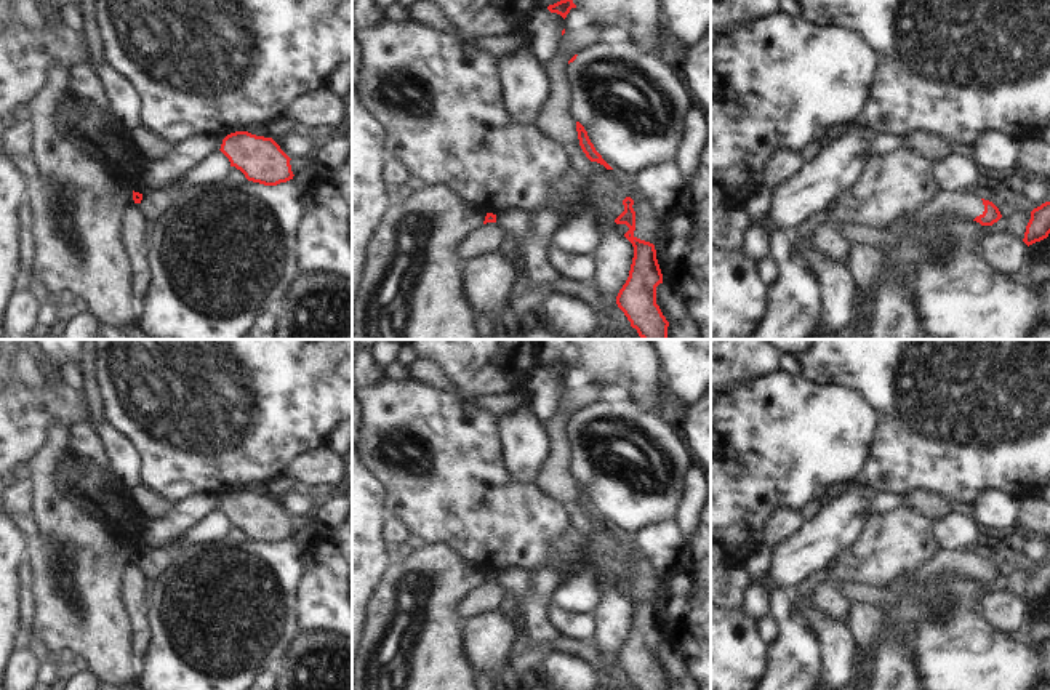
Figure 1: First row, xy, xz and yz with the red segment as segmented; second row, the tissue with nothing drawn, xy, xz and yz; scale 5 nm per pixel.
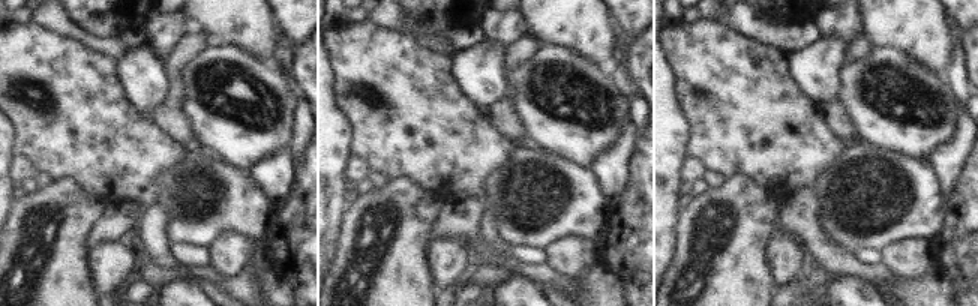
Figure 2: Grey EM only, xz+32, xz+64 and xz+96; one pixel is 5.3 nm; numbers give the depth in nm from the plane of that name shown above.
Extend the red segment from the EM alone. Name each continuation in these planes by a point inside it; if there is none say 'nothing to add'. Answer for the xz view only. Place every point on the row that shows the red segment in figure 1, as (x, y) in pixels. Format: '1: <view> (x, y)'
1: xz (490, 239)

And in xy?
1: xy (154, 204)

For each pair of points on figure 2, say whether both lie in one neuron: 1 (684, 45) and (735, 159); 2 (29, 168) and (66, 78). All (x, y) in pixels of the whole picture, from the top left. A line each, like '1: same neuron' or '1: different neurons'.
1: same neuron
2: different neurons

